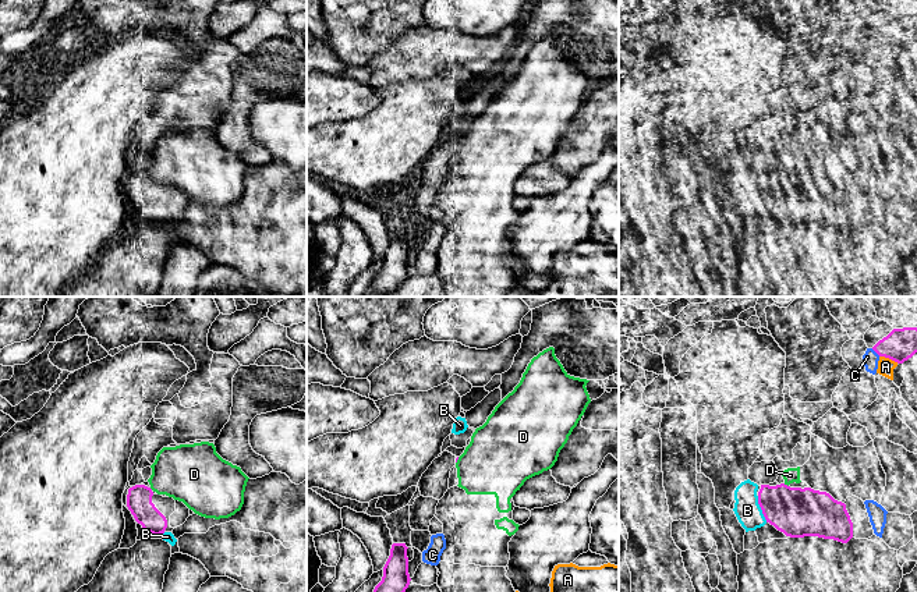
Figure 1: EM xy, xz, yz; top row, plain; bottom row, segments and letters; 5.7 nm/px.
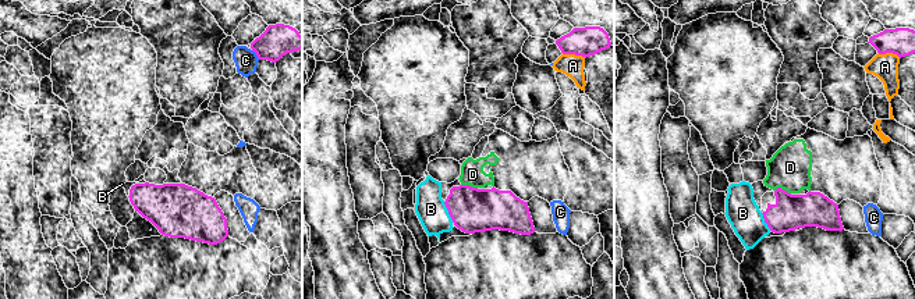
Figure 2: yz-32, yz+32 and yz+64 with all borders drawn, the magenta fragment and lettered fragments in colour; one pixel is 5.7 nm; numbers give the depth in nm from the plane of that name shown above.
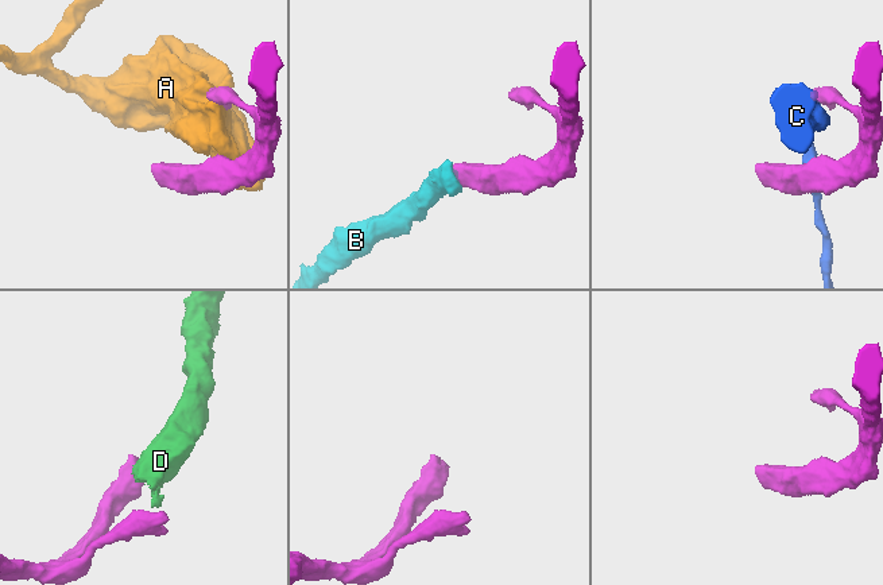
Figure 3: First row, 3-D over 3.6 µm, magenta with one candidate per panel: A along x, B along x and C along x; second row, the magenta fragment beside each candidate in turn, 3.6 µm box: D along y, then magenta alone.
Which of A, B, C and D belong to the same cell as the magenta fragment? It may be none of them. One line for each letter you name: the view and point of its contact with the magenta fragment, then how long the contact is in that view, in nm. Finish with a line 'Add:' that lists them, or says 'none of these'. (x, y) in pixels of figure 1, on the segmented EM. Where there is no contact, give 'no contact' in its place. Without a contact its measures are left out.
B: yz (761, 509) | 160 nm
Add: B

